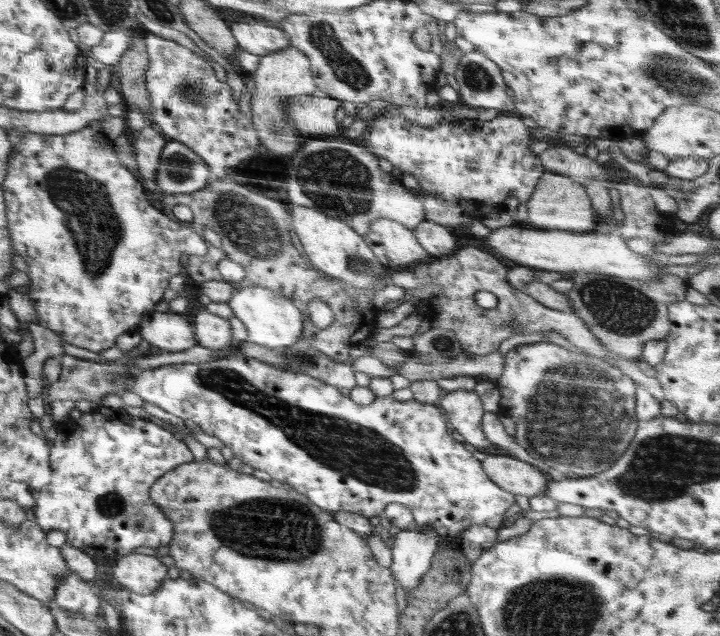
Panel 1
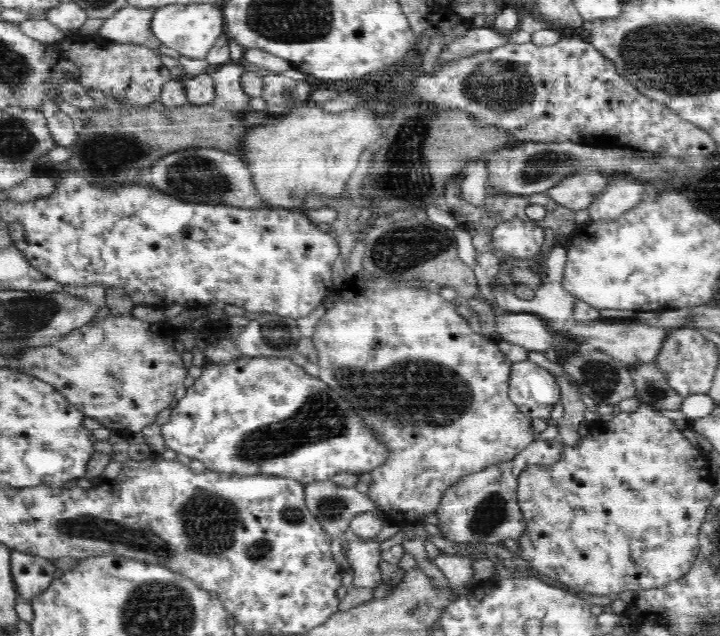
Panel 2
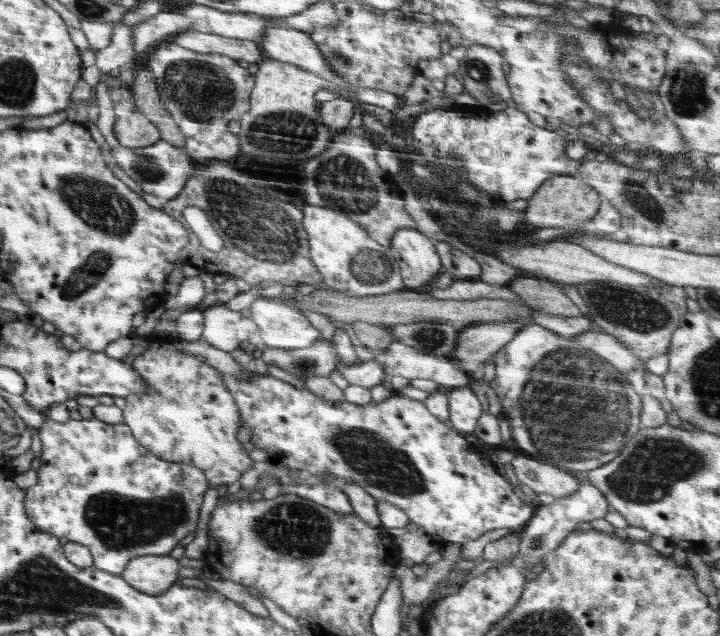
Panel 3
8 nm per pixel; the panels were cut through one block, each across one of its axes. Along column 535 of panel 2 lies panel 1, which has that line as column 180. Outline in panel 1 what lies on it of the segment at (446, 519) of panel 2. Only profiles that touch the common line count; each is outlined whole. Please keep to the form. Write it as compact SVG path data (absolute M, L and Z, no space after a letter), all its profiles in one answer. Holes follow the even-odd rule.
M98 408L94 413L84 413L78 420L59 427L58 436L50 444L50 483L41 489L36 507L26 512L42 530L60 530L66 540L82 549L96 562L113 564L118 558L134 553L140 546L157 549L167 546L174 534L172 521L150 499L152 484L166 472L195 460L184 440L162 428L155 420L130 418L122 422L117 412Z

